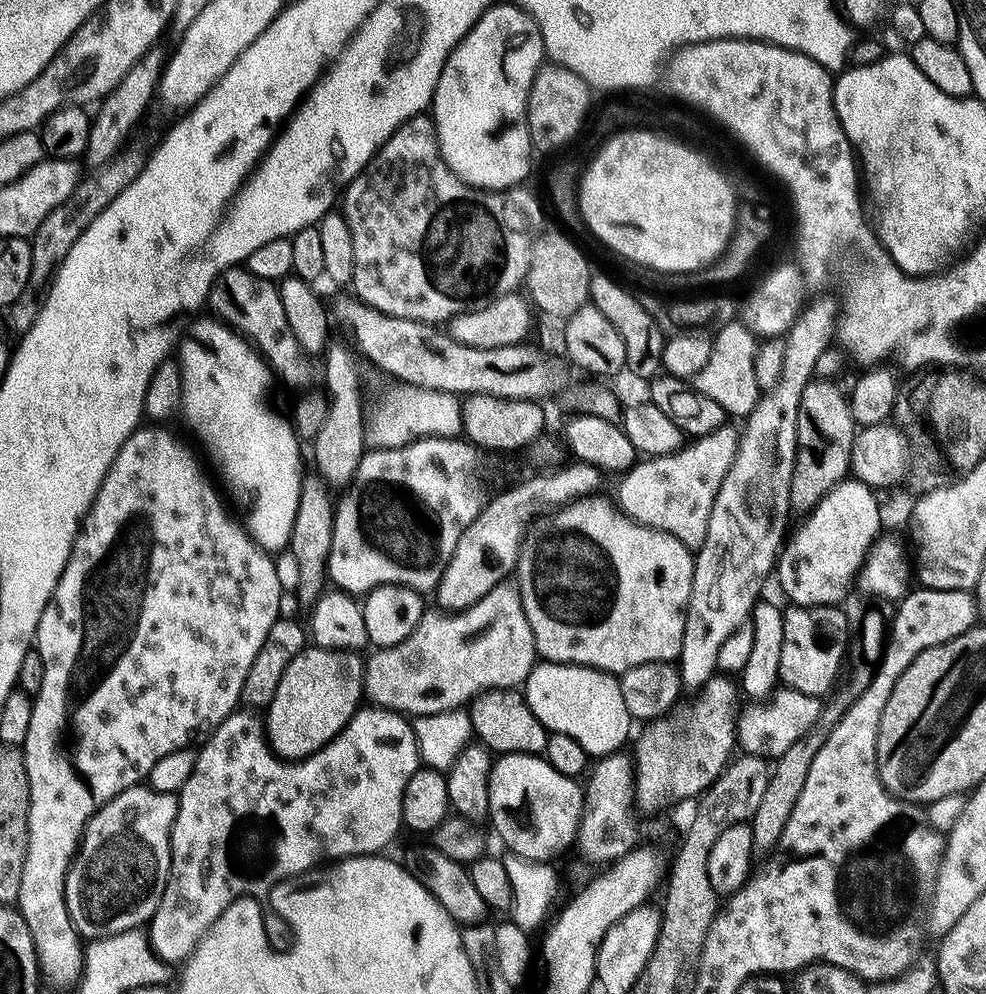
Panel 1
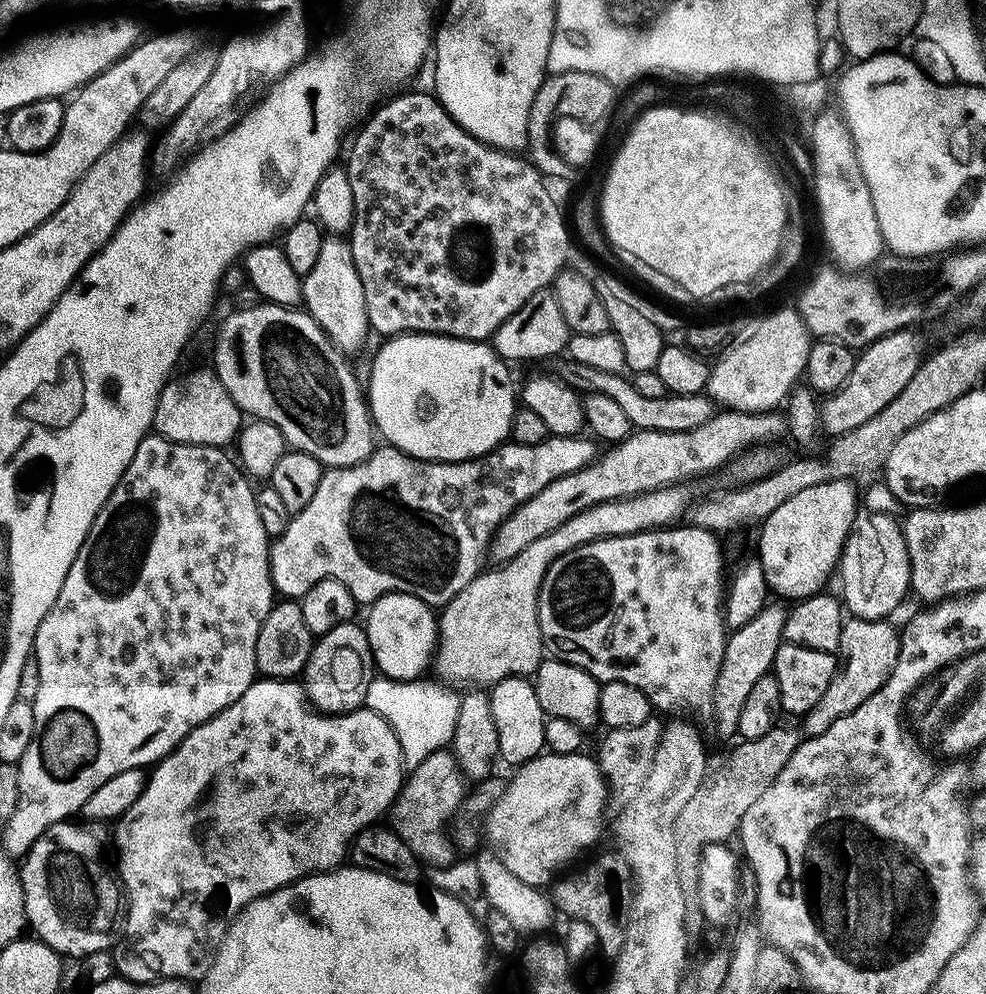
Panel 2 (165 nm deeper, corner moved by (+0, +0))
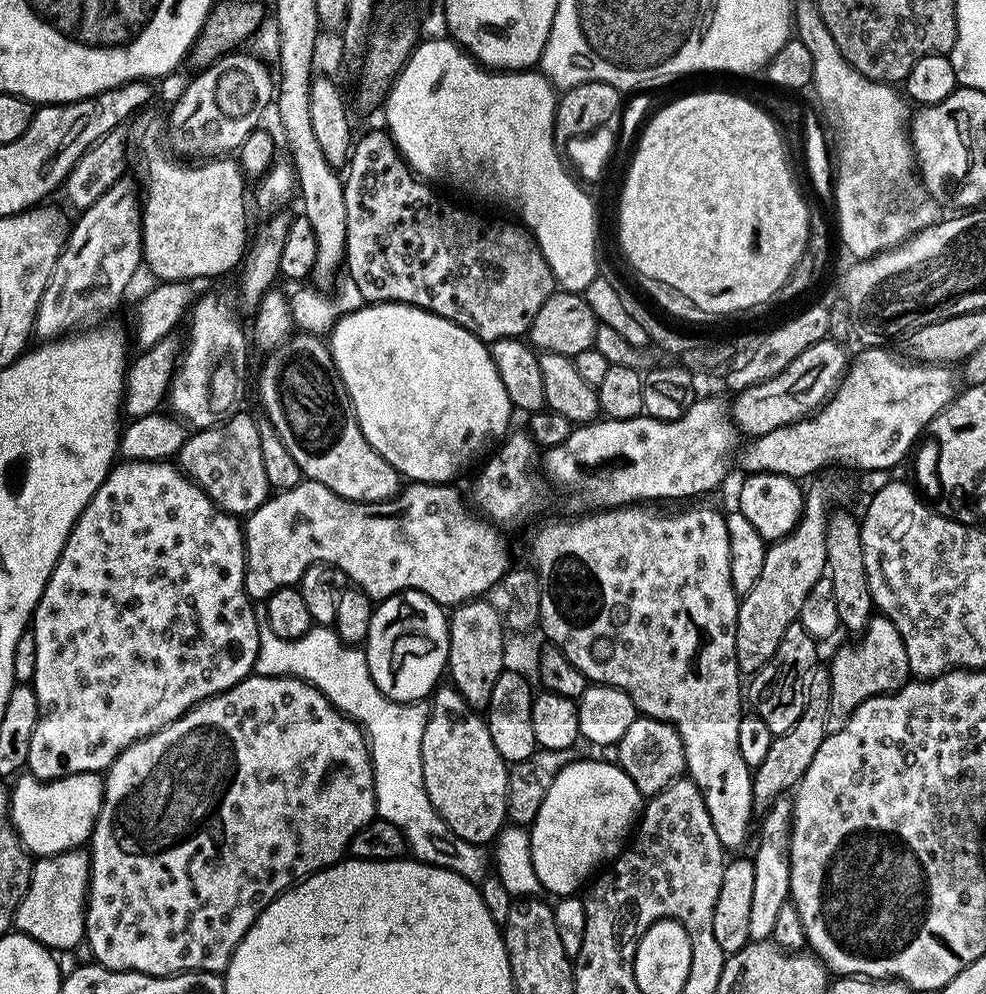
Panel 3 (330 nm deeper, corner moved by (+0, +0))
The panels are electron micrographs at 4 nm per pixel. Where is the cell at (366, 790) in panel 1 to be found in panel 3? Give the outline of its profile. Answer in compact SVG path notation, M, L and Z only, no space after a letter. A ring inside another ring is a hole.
M253 674L247 680L238 682L232 688L226 688L219 692L217 696L209 696L201 704L193 704L191 710L186 715L180 716L174 722L170 722L162 730L151 732L148 736L143 736L140 740L135 740L129 744L119 756L111 761L112 769L108 776L103 777L104 781L104 801L100 803L100 813L96 815L96 824L92 828L90 837L90 879L88 882L88 892L86 895L86 939L93 950L93 961L103 968L109 968L115 972L141 972L147 976L174 976L178 972L215 972L223 973L232 961L232 953L240 945L240 939L252 929L252 923L260 917L260 913L275 900L285 890L293 884L301 881L313 872L319 872L328 868L331 864L339 864L345 859L348 852L348 844L372 820L377 819L374 770L372 769L372 755L369 752L369 743L361 729L357 727L351 719L343 715L334 714L334 709L322 693L297 676L261 676Z

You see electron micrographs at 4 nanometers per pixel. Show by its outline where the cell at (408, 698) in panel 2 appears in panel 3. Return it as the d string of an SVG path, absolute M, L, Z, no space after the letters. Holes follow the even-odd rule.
M314 626L296 640L280 640L277 636L264 634L260 638L254 668L261 676L297 676L313 684L337 713L363 728L372 755L377 817L400 830L415 859L445 868L473 882L485 875L485 849L471 839L459 840L448 829L444 821L447 819L433 808L432 799L424 789L422 734L425 709L412 702L400 704L386 699L374 686L368 663L359 647L345 644L328 626Z

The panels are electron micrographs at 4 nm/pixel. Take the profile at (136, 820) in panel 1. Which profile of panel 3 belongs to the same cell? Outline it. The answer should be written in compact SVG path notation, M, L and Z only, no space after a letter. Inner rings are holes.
M83 847L57 856L45 856L31 865L28 886L16 907L14 928L51 950L73 950L86 936L86 895L90 879L90 856Z

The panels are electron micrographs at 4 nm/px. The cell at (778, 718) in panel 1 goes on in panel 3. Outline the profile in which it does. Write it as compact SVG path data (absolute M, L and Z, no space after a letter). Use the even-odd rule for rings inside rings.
M873 615L864 630L859 633L857 644L848 644L832 656L830 671L832 673L832 694L837 709L850 714L861 700L869 696L879 696L896 692L909 683L908 655L902 642L902 634L886 617Z

